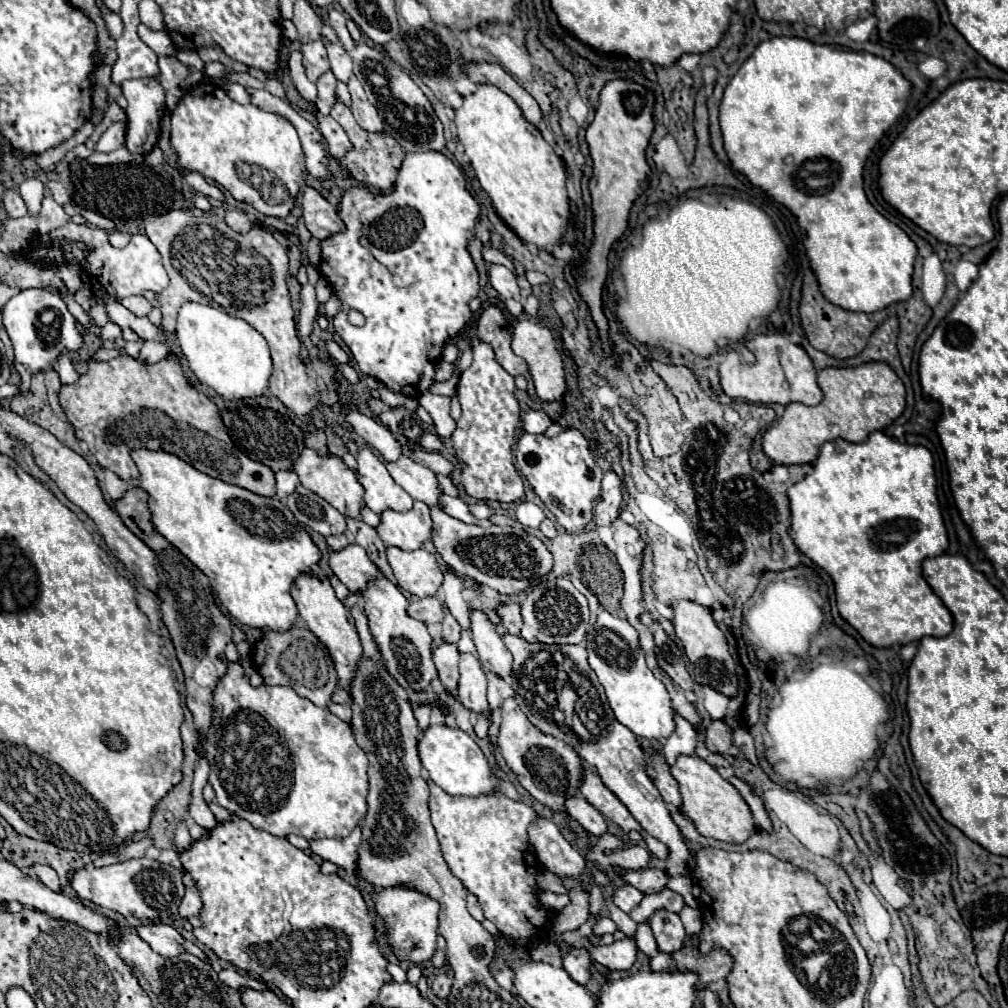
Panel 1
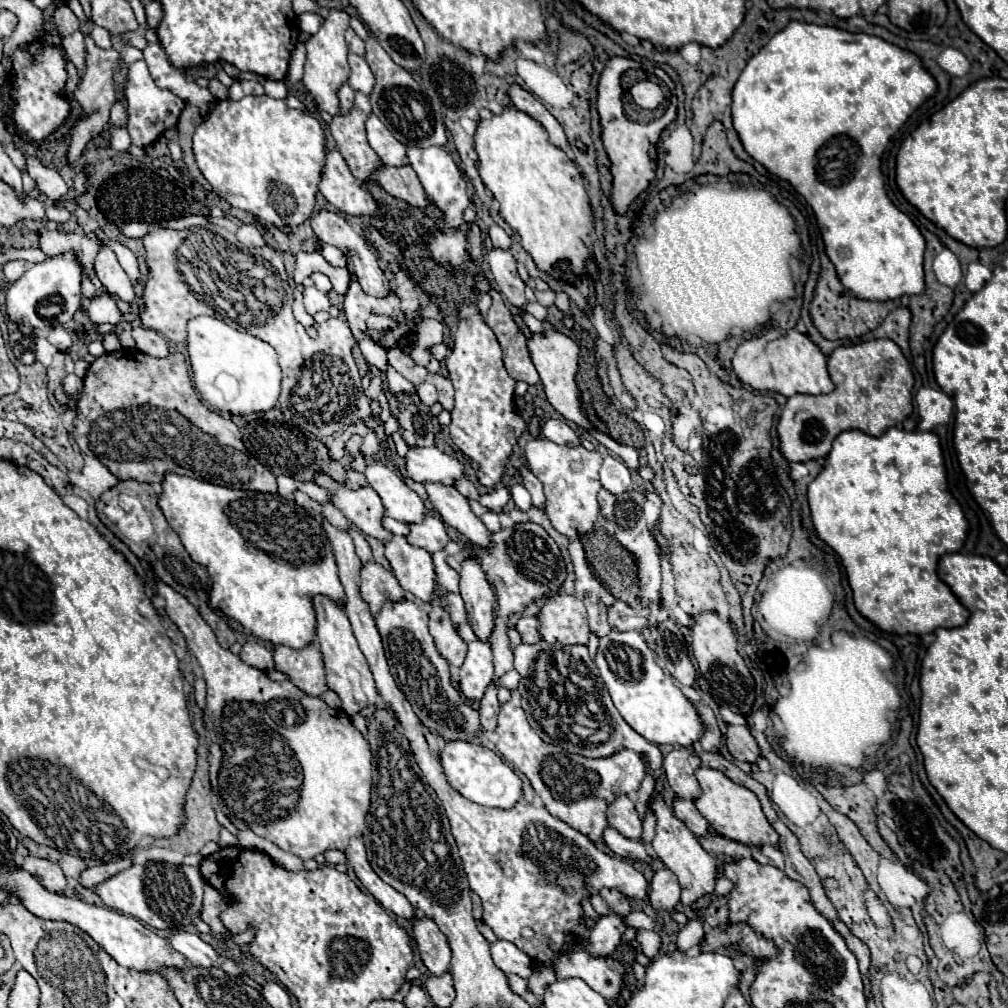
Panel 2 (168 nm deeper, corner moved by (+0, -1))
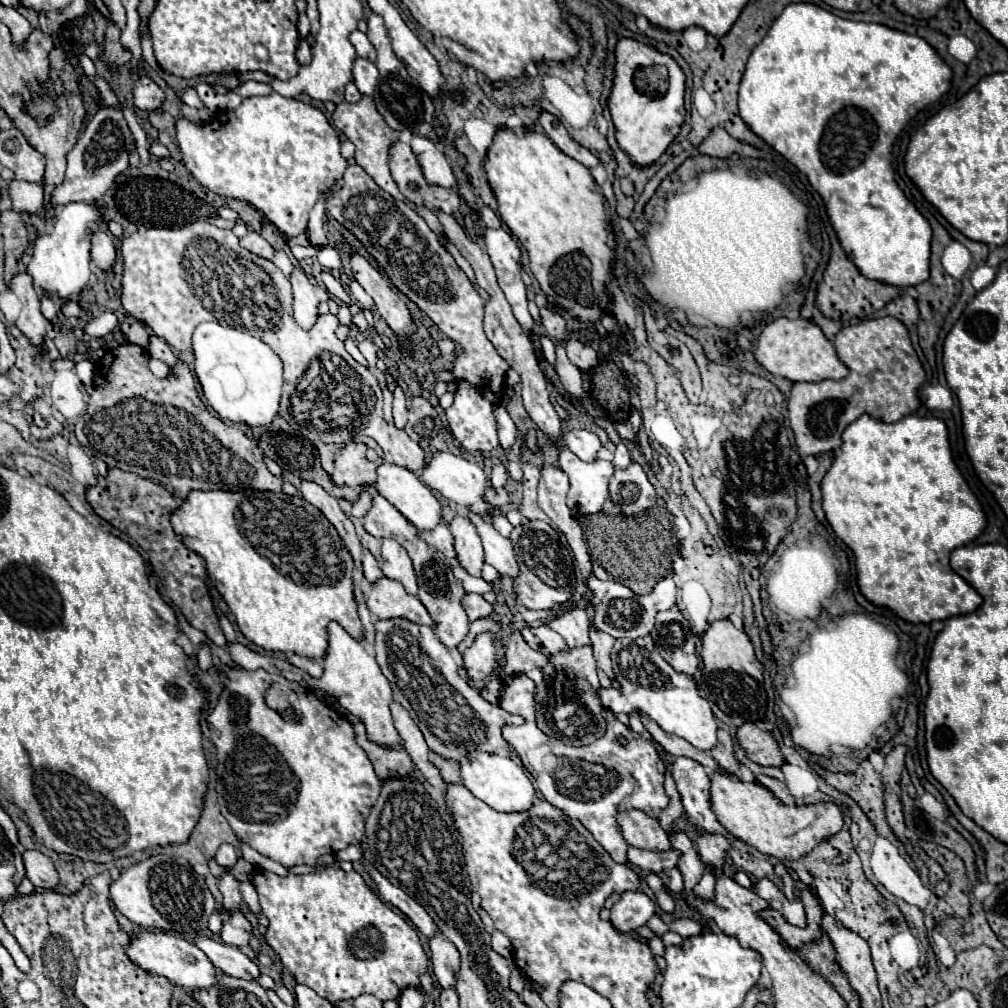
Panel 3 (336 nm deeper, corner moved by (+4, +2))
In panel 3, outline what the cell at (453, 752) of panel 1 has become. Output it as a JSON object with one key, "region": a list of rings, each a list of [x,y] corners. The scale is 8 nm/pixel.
{"region":[[[474,751],[460,765],[462,765],[464,787],[472,795],[476,795],[484,803],[488,803],[492,809],[502,811],[502,813],[522,813],[522,811],[528,811],[534,805],[536,789],[534,789],[532,781],[528,779],[526,771],[520,765],[516,765],[510,757],[500,757],[500,755],[488,755],[488,753],[482,753],[482,751]]]}

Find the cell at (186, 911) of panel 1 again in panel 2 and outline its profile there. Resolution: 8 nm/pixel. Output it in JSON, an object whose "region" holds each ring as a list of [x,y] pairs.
{"region":[[[204,886],[204,902],[202,902],[202,910],[200,910],[200,920],[206,922],[212,932],[218,932],[218,934],[228,934],[224,924],[220,922],[220,912],[222,908],[226,908],[228,900],[226,896],[222,896],[218,890],[214,890],[212,886]]]}

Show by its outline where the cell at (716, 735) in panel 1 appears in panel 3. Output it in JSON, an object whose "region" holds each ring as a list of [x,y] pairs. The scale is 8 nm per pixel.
{"region":[[[744,723],[738,729],[738,741],[746,749],[748,757],[758,765],[766,767],[784,765],[784,755],[778,747],[778,741],[770,733],[758,729],[754,723]]]}

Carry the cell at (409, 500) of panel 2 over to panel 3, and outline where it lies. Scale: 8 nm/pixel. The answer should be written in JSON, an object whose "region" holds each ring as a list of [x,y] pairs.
{"region":[[[380,465],[376,489],[418,529],[434,529],[442,521],[442,503],[406,467]]]}

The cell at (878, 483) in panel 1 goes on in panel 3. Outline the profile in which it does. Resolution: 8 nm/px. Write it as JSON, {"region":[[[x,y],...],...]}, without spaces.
{"region":[[[862,415],[858,417],[852,425],[848,425],[848,429],[842,435],[842,447],[840,453],[834,457],[834,463],[830,467],[830,471],[826,473],[824,481],[822,481],[822,505],[826,511],[826,519],[832,525],[834,533],[854,551],[856,555],[856,571],[858,571],[858,585],[862,595],[872,601],[874,605],[884,605],[888,609],[892,609],[896,615],[900,615],[902,619],[910,621],[910,623],[930,623],[936,619],[948,619],[954,615],[966,615],[976,611],[982,605],[982,595],[970,585],[966,583],[966,579],[962,579],[958,573],[952,571],[950,567],[950,553],[962,545],[968,545],[970,541],[974,541],[986,527],[986,515],[984,509],[978,501],[978,497],[972,493],[972,489],[968,487],[964,475],[960,473],[960,469],[954,463],[952,457],[952,449],[950,449],[950,439],[948,439],[948,427],[942,419],[938,417],[918,417],[918,415],[908,415],[896,423],[886,423],[882,419],[874,419],[870,415]]]}

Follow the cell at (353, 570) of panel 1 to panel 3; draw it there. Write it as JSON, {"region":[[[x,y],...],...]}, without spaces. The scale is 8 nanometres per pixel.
{"region":[[[382,579],[370,587],[370,595],[366,599],[370,613],[378,619],[408,619],[412,623],[436,627],[426,607],[414,595],[406,595],[398,581]]]}

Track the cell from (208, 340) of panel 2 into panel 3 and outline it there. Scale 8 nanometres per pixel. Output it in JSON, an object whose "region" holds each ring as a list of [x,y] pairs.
{"region":[[[200,323],[192,337],[196,375],[212,409],[224,421],[250,427],[270,425],[282,395],[282,359],[264,341],[220,323]]]}

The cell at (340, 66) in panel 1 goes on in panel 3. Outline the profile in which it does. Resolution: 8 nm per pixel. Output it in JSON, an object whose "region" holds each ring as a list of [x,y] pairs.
{"region":[[[356,59],[354,63],[354,83],[362,95],[374,95],[376,87],[376,65],[366,59]]]}

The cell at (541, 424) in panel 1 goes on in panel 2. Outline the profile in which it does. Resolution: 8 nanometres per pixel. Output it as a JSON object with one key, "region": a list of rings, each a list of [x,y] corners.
{"region":[[[552,418],[546,420],[546,422],[542,424],[542,436],[544,436],[546,440],[556,442],[556,444],[570,444],[570,446],[580,444],[576,432],[574,432],[564,420],[552,420]]]}

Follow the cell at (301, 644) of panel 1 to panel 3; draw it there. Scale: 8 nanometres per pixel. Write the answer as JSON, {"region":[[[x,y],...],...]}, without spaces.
{"region":[[[288,655],[288,661],[290,661],[292,665],[296,665],[298,669],[306,671],[306,673],[308,673],[310,677],[314,677],[314,679],[320,679],[322,673],[324,673],[322,663],[316,661],[316,659],[308,659],[308,657],[300,657],[300,655]]]}

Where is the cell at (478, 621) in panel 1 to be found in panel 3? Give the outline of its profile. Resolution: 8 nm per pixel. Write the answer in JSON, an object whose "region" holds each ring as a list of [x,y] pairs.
{"region":[[[456,515],[450,523],[450,529],[454,535],[454,547],[456,547],[460,565],[470,575],[480,577],[480,571],[484,565],[484,551],[482,551],[482,543],[476,527],[466,515]]]}

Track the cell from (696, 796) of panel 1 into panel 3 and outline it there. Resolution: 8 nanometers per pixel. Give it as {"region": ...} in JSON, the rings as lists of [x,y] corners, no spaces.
{"region":[[[724,773],[712,775],[712,809],[718,821],[722,821],[736,839],[782,861],[796,861],[808,855],[818,843],[836,835],[844,827],[844,813],[836,803],[784,805],[764,785],[734,781]]]}

